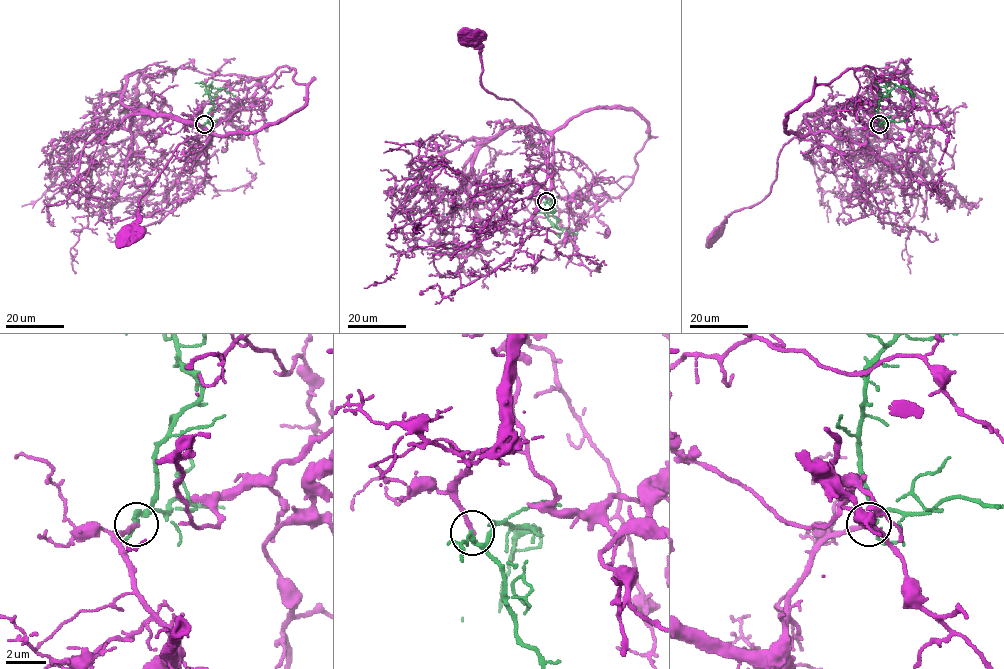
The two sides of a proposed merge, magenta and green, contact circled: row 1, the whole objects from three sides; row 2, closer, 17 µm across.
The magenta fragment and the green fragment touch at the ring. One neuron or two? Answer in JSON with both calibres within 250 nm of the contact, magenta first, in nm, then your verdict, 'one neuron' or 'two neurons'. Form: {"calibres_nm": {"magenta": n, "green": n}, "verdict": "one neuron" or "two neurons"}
{"calibres_nm": {"magenta": 240, "green": 190}, "verdict": "one neuron"}

